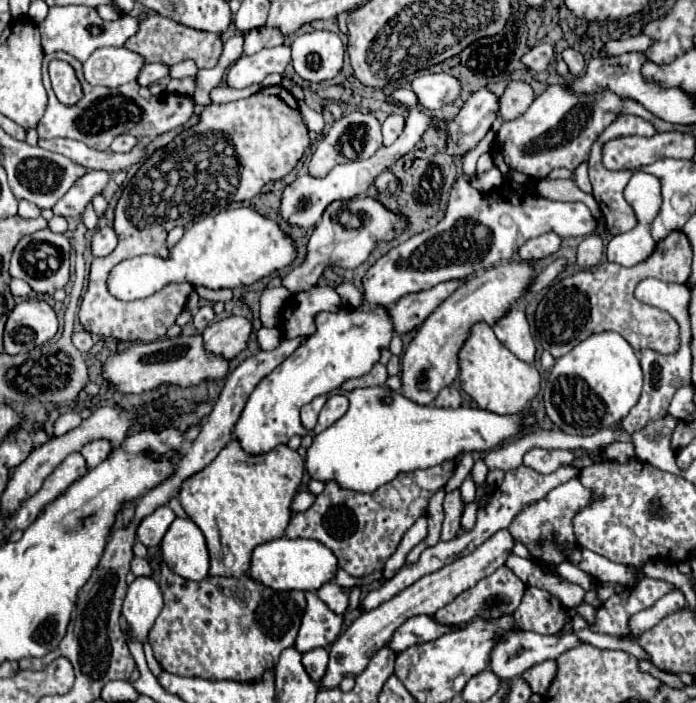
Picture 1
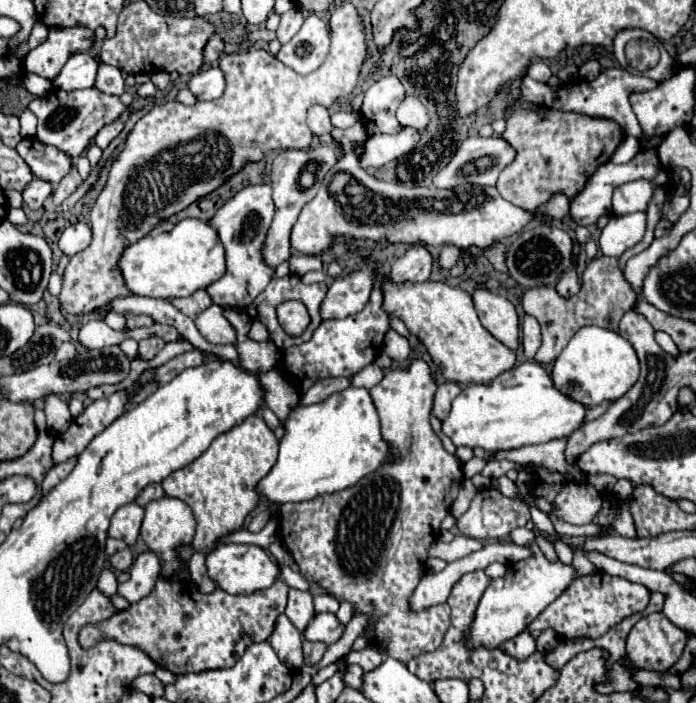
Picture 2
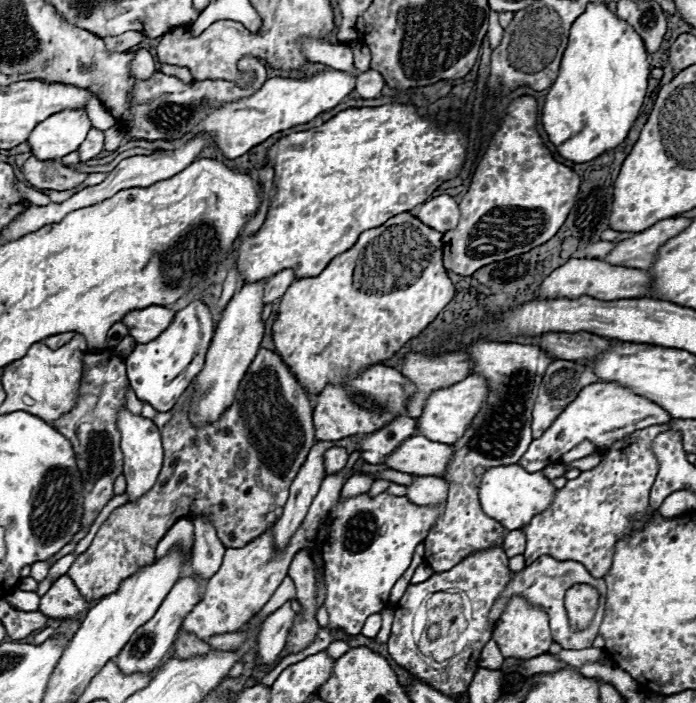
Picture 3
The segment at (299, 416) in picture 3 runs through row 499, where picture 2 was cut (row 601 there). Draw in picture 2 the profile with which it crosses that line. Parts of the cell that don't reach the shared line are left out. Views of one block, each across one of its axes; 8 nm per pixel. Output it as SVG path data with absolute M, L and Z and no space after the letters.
M160 578L148 598L142 598L128 610L120 610L100 626L84 626L80 630L80 646L88 648L100 638L116 638L118 642L144 650L158 666L176 676L232 668L248 646L268 640L286 602L288 586L280 578L268 590L246 596L232 596L222 588L216 588L212 594L202 594L192 580Z

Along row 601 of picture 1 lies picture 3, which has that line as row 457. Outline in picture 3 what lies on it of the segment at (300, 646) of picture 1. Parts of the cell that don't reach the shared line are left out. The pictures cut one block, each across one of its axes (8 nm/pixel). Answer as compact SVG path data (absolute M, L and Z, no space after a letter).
M318 441L306 462L302 464L300 472L296 474L292 486L290 486L290 498L284 506L284 514L278 518L278 522L272 528L272 538L274 538L274 552L282 552L298 526L302 524L314 496L318 494L320 482L324 478L324 464L322 464L322 454L329 448L335 446L331 441Z

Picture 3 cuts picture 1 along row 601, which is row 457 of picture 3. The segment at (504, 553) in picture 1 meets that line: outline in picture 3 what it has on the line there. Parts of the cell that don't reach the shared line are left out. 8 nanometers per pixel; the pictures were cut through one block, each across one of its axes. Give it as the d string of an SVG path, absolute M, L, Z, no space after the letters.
M412 436L388 456L386 466L412 476L444 476L450 468L452 456L452 446L432 442L424 436Z

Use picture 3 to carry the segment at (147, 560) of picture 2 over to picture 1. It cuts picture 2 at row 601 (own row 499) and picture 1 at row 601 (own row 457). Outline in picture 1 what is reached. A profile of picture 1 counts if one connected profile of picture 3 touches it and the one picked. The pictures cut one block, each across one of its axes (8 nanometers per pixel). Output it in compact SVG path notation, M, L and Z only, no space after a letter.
M136 578L124 598L122 616L128 624L126 638L148 642L148 632L152 630L158 614L162 610L162 592L152 578Z

